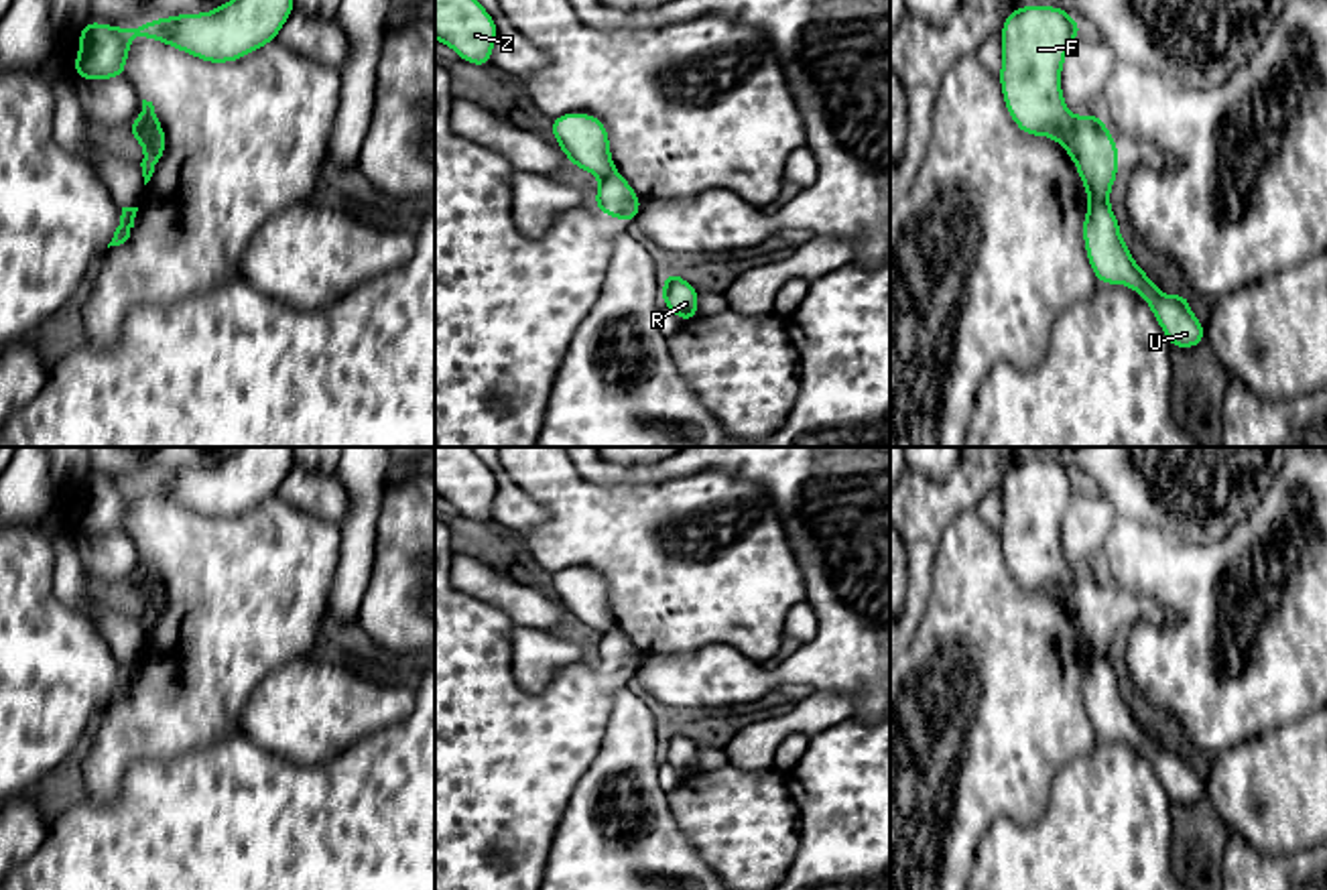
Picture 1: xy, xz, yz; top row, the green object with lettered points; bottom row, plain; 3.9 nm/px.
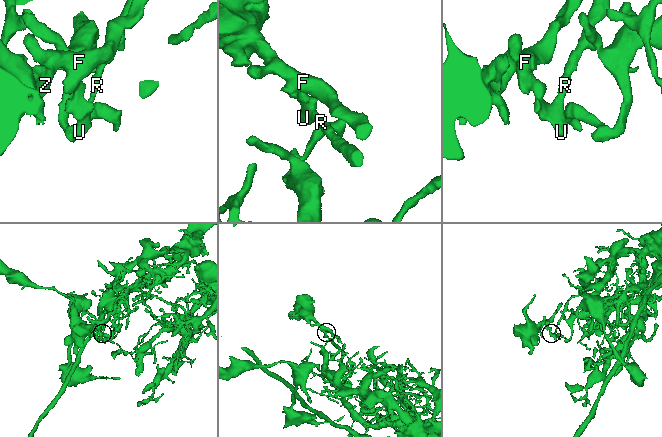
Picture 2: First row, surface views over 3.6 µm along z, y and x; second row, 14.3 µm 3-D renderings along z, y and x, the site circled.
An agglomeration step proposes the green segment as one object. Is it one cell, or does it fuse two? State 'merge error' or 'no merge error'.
merge error

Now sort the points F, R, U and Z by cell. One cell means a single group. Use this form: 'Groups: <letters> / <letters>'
Groups: F Z / R U

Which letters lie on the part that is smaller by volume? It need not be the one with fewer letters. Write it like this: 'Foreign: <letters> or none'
Foreign: F, Z

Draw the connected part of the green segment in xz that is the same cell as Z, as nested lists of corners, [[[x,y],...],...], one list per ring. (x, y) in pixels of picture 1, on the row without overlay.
[[[435,447],[435,494],[465,518],[492,520],[498,482],[469,447]]]

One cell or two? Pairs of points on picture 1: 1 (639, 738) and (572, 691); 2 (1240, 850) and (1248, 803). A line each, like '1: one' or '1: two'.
1: two
2: two

